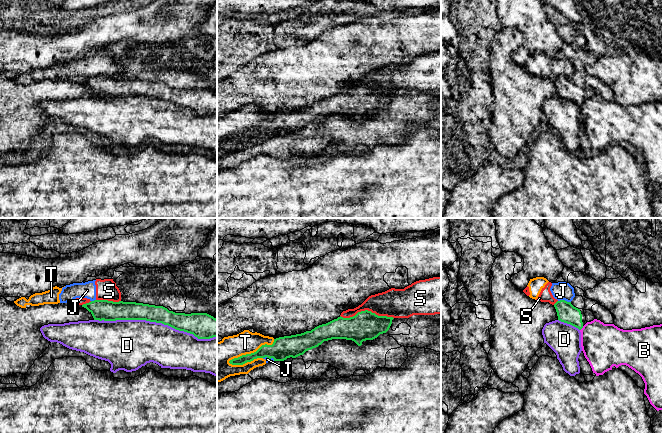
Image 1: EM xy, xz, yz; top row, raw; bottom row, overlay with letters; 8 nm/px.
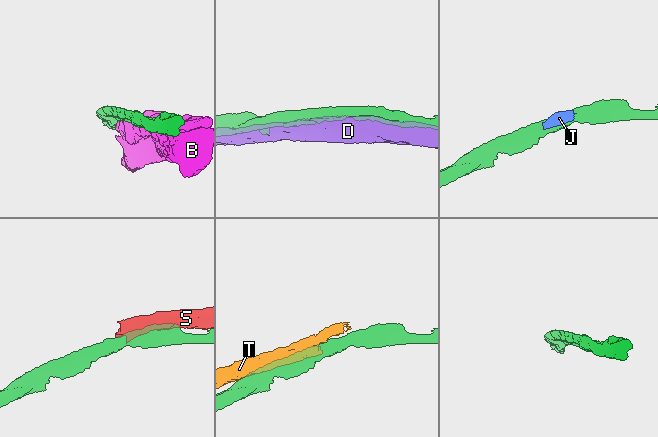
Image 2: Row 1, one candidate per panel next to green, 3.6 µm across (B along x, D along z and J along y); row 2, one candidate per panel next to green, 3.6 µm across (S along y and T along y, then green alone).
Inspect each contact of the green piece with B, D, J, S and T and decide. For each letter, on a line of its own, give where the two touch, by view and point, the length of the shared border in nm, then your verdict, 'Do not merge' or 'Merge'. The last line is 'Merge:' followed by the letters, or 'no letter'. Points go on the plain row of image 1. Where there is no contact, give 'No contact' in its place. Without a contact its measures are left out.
B: Touches green at yz (582, 103). Shared border 50 nm. Do not merge
D: Touches green at xy (155, 97). Shared border 1000 nm. Do not merge
J: Touches green at yz (564, 76). Shared border 110 nm. Do not merge
S: Touches green at xz (367, 86). Shared border 440 nm. Do not merge
T: Touches green at xz (252, 129). Shared border 420 nm. Do not merge
Merge: no letter

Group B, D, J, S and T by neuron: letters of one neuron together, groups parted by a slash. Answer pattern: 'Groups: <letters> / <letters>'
Groups: B / D / J S T

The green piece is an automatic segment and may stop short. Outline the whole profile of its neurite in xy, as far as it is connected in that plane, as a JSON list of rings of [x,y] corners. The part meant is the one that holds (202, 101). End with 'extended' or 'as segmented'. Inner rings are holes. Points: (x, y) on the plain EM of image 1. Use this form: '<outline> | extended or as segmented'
[[[94,76],[83,80],[94,96],[146,96],[193,110],[198,115],[217,113],[217,95],[207,89],[175,89],[163,82],[136,78]]] | as segmented

